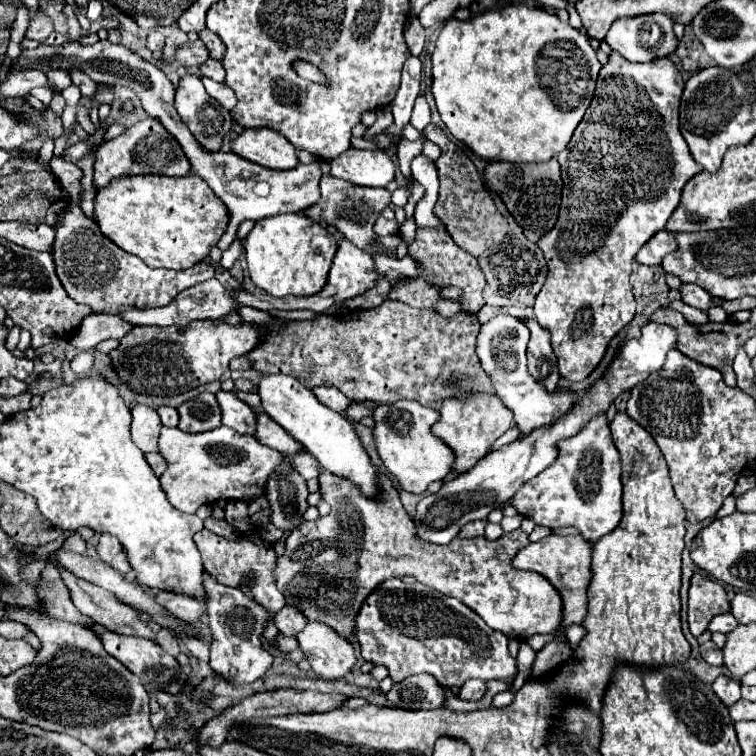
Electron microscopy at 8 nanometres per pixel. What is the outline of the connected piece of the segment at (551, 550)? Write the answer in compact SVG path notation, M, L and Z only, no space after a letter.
M551 533L545 539L537 541L537 543L529 543L525 549L521 549L517 553L517 557L513 559L513 565L517 569L535 571L535 573L543 575L559 591L565 611L563 611L561 627L555 635L559 635L569 625L583 623L583 619L587 615L587 587L591 583L591 543L587 539L583 539L581 535L561 537L561 535Z

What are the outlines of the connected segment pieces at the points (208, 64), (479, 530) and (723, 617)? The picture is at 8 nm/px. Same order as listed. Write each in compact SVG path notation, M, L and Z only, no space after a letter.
M209 59L209 61L205 61L205 63L201 65L201 75L203 75L203 77L209 77L209 79L213 79L213 81L217 81L217 83L221 83L221 81L225 79L225 69L223 69L220 61Z
M477 519L477 521L473 521L473 523L467 523L467 525L461 529L459 537L461 537L461 539L479 537L479 535L483 535L483 531L485 531L485 525L487 525L487 521L485 521L485 519Z
M721 613L721 615L713 617L711 623L709 623L709 631L711 631L711 633L719 631L719 633L725 633L725 635L727 635L727 633L731 633L735 627L737 627L737 621L735 621L735 617L733 617L731 613Z

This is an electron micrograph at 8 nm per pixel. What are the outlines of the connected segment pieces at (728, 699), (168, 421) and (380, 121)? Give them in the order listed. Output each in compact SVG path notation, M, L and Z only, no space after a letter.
M719 675L719 677L713 681L713 691L717 693L717 697L719 697L727 707L741 699L739 681L735 681L735 679L727 677L727 675Z
M165 405L165 407L159 407L157 413L159 413L161 423L163 423L165 427L177 427L177 423L179 423L179 413L177 413L175 407Z
M389 105L375 109L375 115L377 115L377 121L371 127L367 127L367 131L363 135L363 139L367 139L367 141L373 141L375 135L383 133L385 129L389 129L393 125L393 115L391 115L391 107Z

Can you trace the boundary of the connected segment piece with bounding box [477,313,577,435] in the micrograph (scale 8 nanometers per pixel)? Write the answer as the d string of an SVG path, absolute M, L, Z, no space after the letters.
M495 315L491 321L481 325L481 331L477 335L477 357L481 361L481 367L489 375L497 397L513 411L515 427L521 435L527 435L539 427L553 425L559 417L569 413L569 409L577 403L577 393L565 387L559 387L555 391L545 391L537 379L533 379L527 373L525 365L525 351L529 341L529 329L511 315Z

